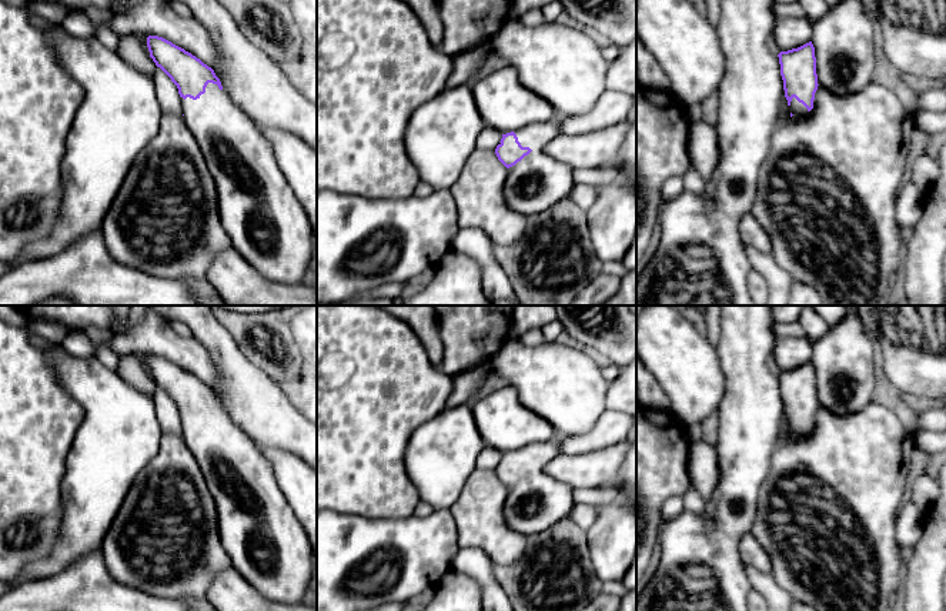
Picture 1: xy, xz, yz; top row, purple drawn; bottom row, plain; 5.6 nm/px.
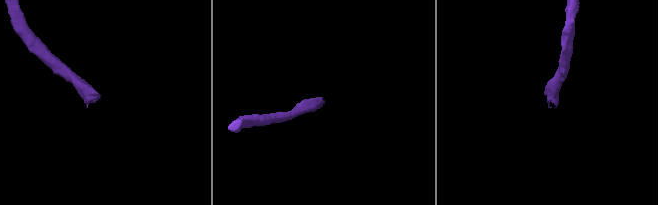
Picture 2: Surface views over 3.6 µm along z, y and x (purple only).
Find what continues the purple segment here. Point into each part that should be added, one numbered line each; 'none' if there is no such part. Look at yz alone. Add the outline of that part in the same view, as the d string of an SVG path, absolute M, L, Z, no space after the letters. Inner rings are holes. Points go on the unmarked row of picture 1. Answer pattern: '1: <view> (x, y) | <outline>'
1: yz (843, 363) | M855 306L843 320L813 341L812 364L818 404L836 415L850 415L872 401L875 390L873 337Z

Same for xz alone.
1: xz (538, 501) | M559 435L514 453L521 465L532 471L508 488L504 520L509 530L528 537L569 517L575 505L574 488L544 471L544 467L561 454Z

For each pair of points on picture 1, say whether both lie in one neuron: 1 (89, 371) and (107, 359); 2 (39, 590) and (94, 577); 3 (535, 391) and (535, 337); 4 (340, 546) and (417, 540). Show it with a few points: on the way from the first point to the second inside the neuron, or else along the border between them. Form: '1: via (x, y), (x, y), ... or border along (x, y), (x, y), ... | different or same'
1: border along (94, 356), (109, 369) | different
2: via (53, 590), (80, 590) | same
3: border along (521, 339), (527, 344), (541, 344), (545, 341) | different
4: via (358, 546), (374, 546), (383, 541), (398, 540) | same

